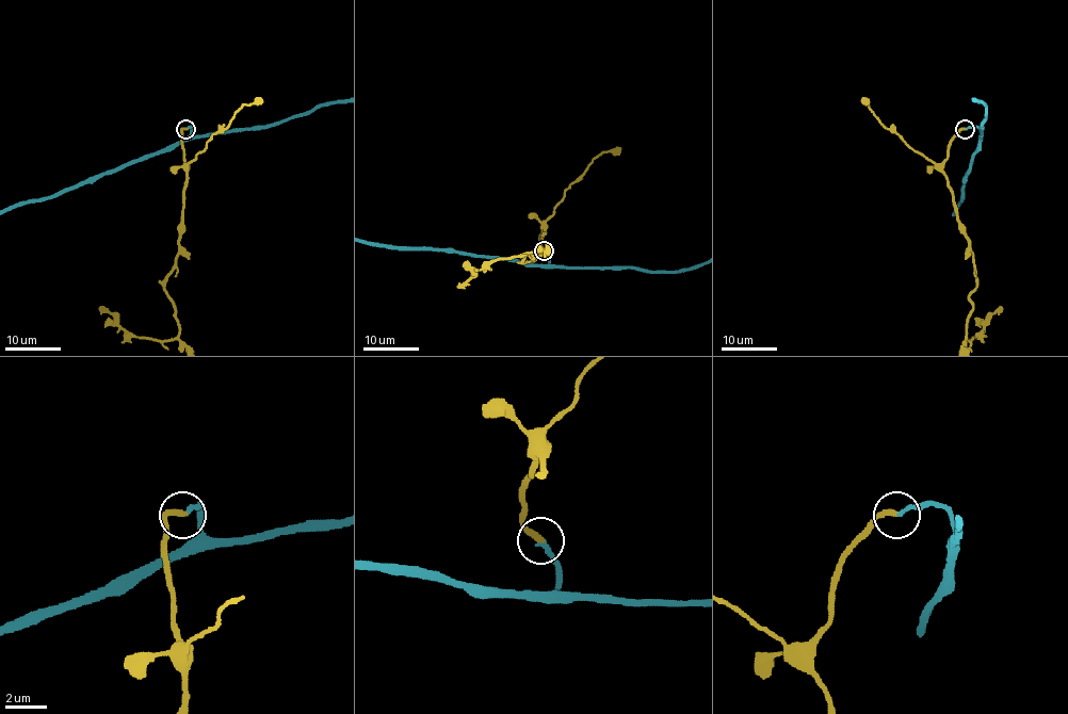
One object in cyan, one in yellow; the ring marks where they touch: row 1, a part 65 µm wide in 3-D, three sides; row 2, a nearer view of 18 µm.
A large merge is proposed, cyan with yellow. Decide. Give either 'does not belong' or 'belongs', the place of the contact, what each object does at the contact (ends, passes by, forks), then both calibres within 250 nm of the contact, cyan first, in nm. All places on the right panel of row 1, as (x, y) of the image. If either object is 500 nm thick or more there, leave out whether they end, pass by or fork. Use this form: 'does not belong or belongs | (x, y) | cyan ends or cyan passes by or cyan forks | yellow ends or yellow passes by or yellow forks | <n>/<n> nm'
belongs | (965, 129) | cyan ends | yellow ends | 200/320 nm

